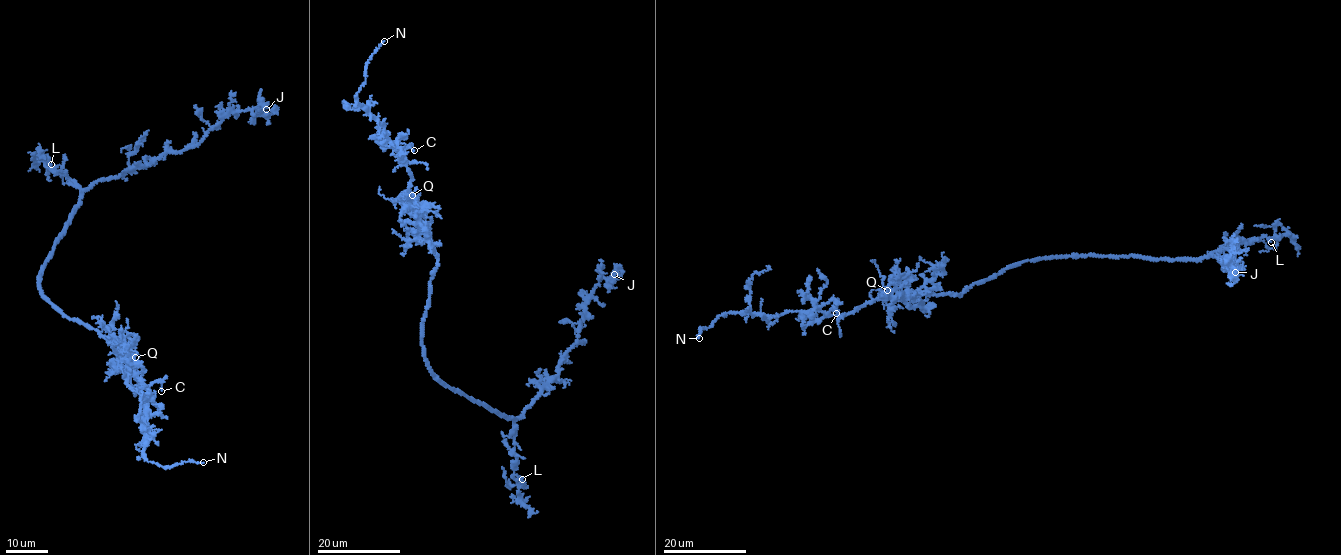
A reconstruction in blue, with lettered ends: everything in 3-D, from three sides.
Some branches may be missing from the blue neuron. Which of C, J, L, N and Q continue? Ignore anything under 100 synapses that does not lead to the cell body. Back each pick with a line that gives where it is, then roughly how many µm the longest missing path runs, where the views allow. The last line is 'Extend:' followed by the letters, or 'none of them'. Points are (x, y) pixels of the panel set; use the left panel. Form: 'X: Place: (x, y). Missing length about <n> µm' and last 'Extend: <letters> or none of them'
N: Place: (203, 462). Missing length about 25 µm
Extend: N

